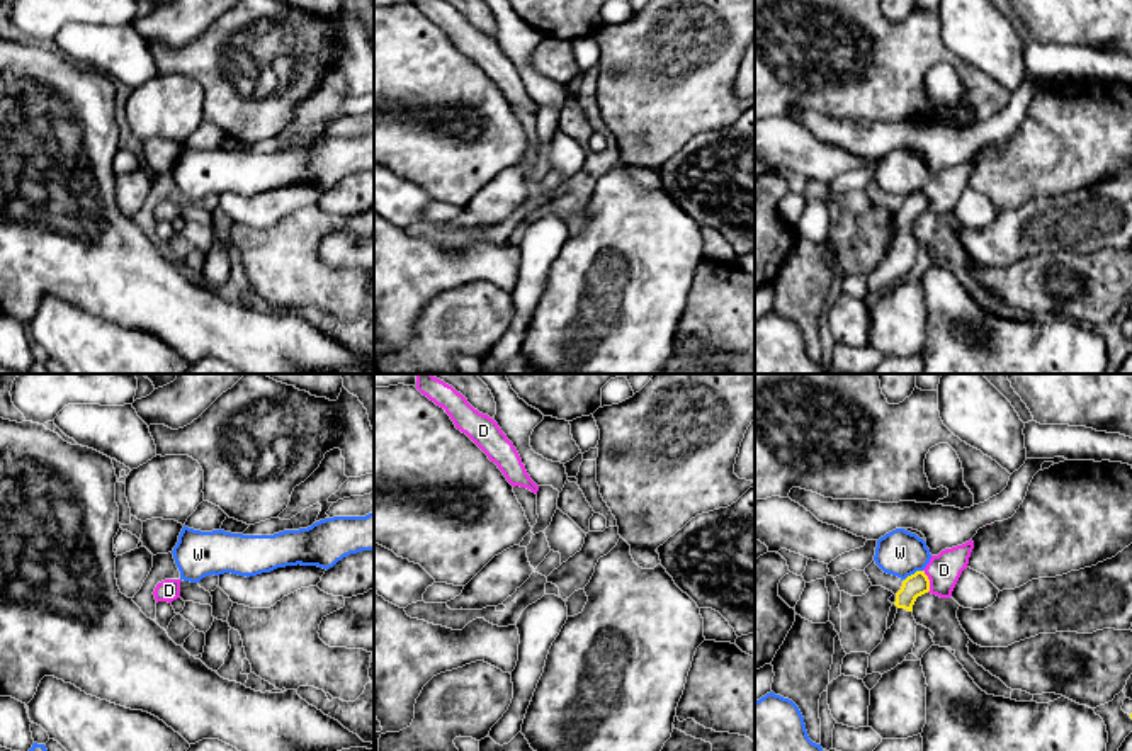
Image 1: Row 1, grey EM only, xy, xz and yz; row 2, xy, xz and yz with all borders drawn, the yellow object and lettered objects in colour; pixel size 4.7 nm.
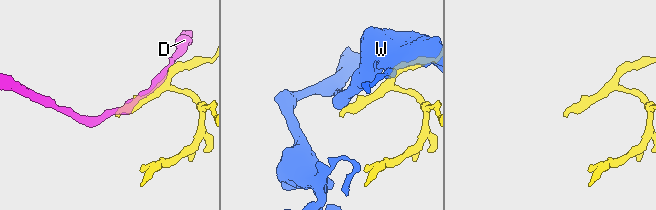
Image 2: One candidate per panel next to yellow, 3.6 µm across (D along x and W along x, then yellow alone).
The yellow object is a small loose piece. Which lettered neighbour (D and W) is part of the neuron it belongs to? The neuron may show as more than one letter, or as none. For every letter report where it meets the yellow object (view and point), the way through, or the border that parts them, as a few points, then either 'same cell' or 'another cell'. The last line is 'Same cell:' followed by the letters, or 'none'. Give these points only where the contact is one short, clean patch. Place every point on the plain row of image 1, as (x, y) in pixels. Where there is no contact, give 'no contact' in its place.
D: contact yz (928, 201); another cell
W: contact yz (915, 192); border yz (922, 189), (916, 189), (905, 199); another cell
Same cell: none

